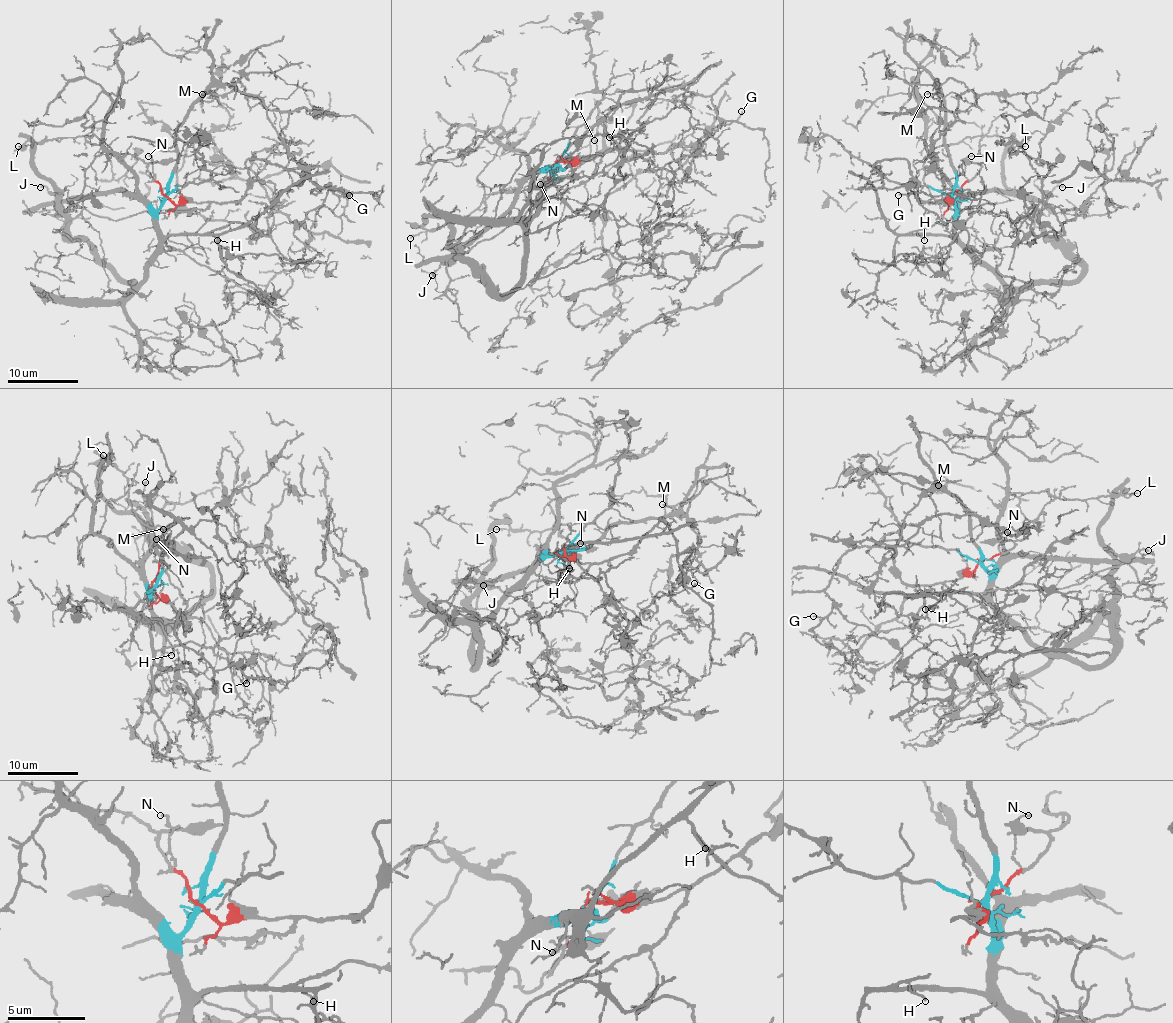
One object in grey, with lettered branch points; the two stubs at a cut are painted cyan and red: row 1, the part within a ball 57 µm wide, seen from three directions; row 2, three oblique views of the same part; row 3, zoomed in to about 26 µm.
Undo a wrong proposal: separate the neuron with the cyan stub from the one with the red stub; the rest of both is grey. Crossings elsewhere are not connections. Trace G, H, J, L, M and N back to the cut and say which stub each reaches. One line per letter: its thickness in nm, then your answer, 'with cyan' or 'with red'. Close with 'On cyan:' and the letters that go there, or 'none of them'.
G: 120 nm | with red
H: 110 nm | with cyan
J: 200 nm | with red
L: 150 nm | with cyan
M: 140 nm | with cyan
N: 120 nm | with red
On cyan: H, L, M

